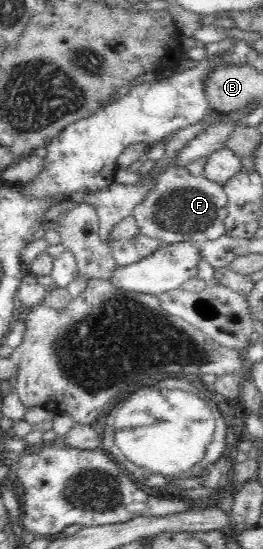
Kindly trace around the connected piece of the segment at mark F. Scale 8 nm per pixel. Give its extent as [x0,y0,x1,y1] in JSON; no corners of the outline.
[134,166,228,244]

